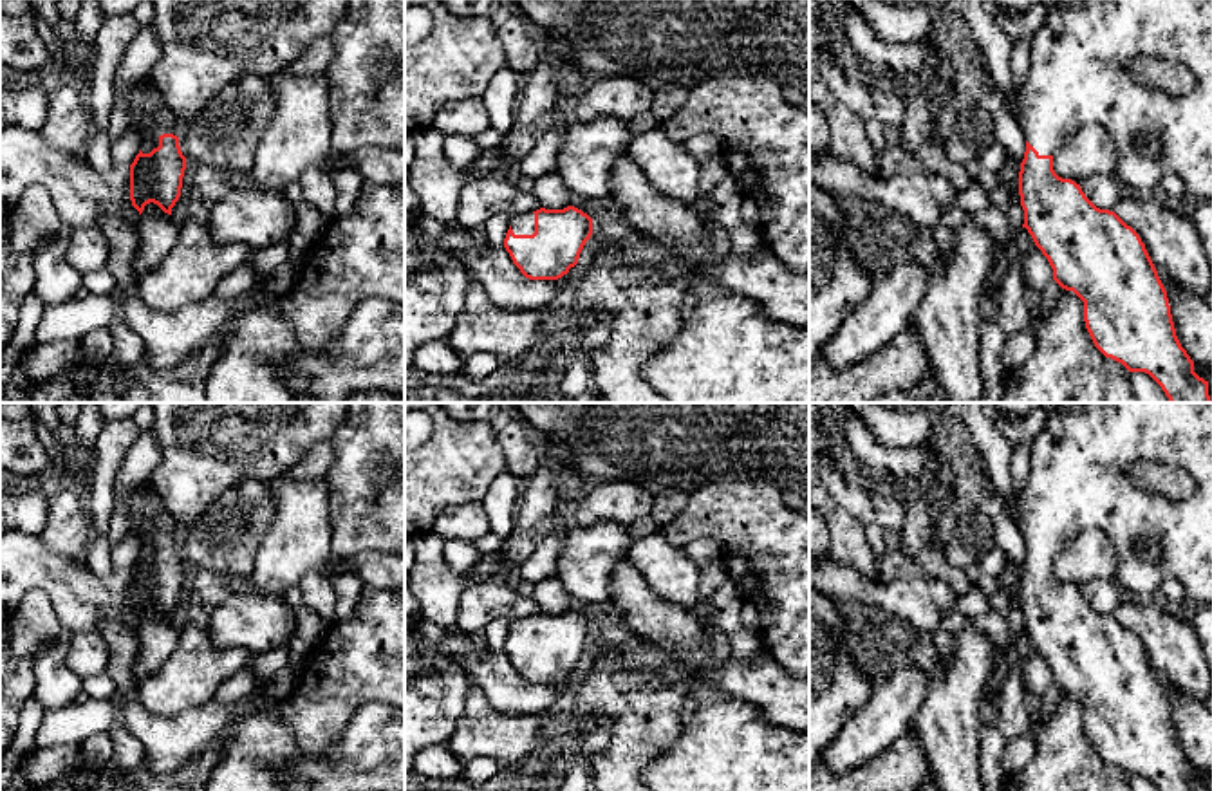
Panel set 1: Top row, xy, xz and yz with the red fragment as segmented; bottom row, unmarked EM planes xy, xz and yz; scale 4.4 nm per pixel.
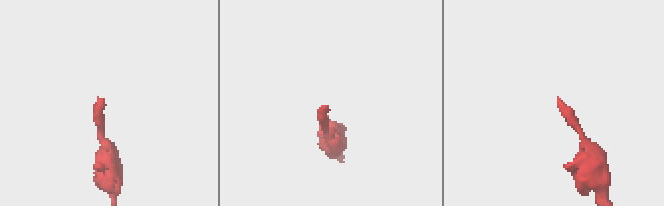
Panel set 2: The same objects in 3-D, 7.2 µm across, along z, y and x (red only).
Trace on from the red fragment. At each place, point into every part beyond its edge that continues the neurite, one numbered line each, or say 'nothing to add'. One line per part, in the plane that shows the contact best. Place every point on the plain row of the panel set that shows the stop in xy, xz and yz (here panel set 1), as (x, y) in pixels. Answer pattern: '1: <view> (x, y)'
1: xz (522, 629)

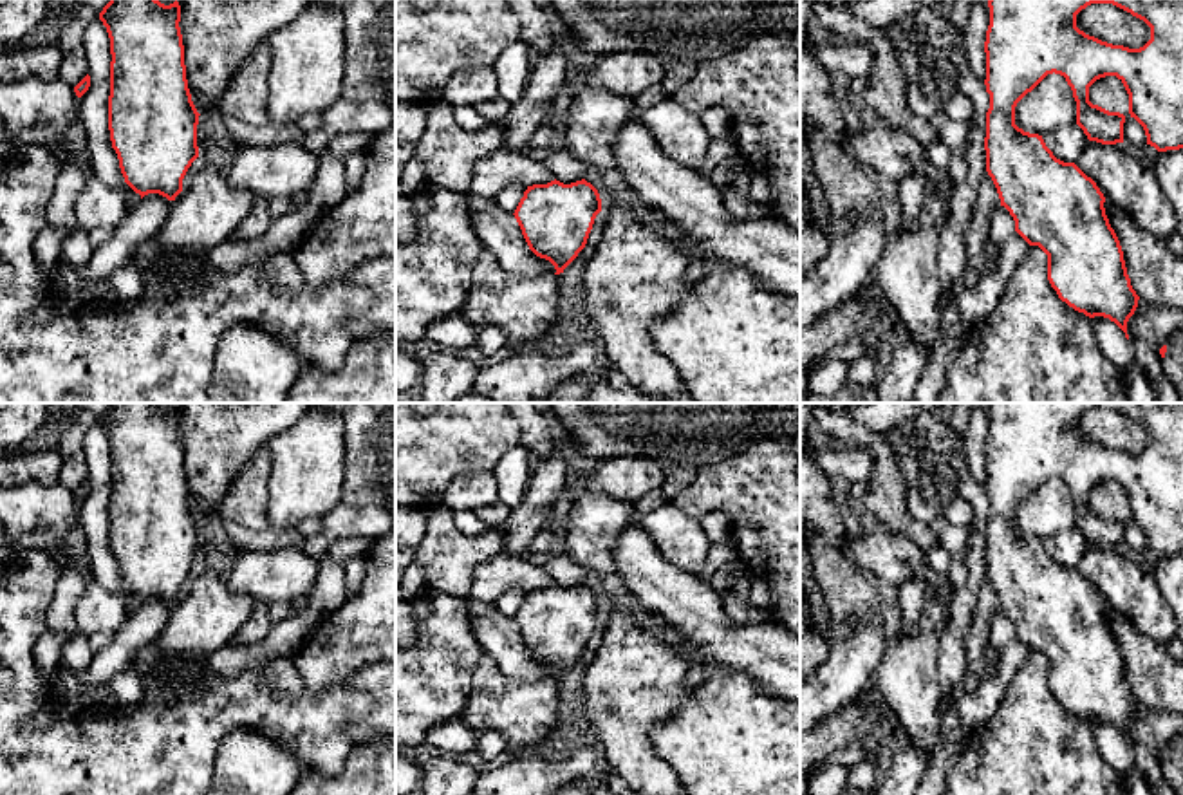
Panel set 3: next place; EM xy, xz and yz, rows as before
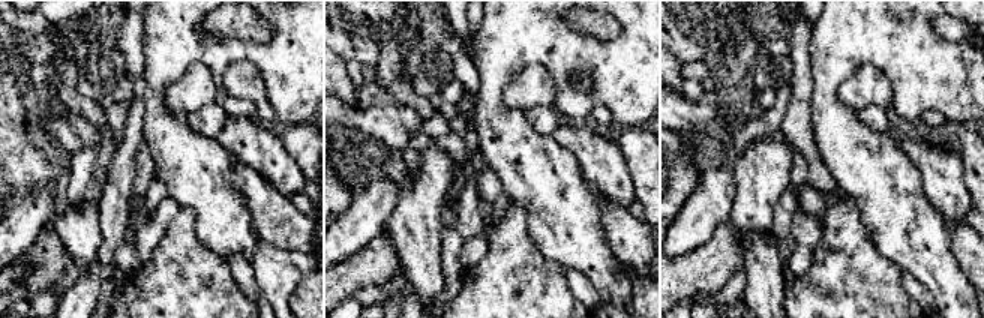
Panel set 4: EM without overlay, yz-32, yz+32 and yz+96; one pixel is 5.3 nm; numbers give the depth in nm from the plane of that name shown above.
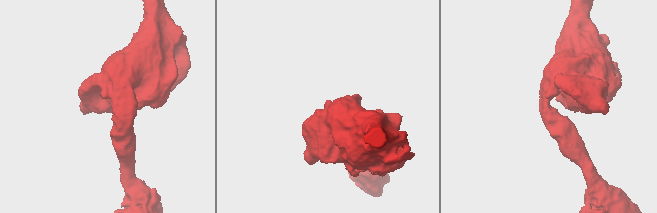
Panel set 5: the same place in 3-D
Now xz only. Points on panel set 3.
nothing to add

